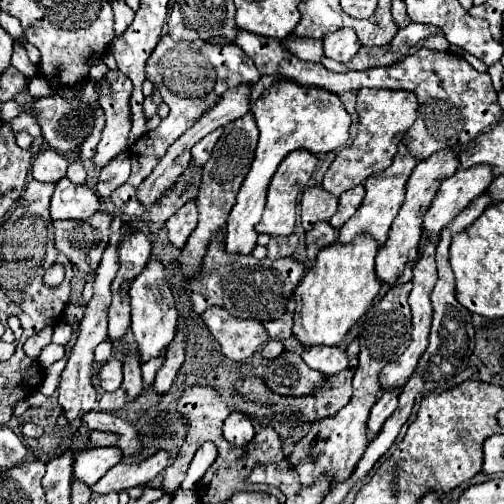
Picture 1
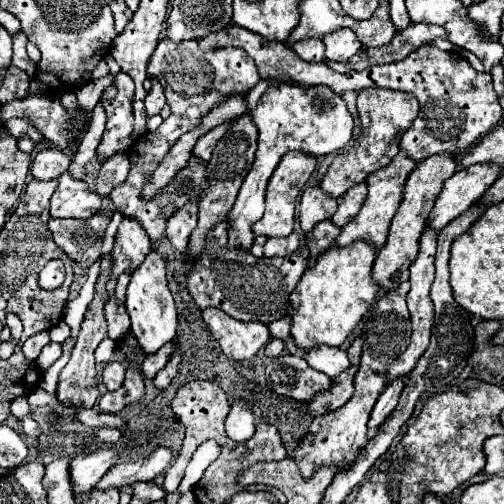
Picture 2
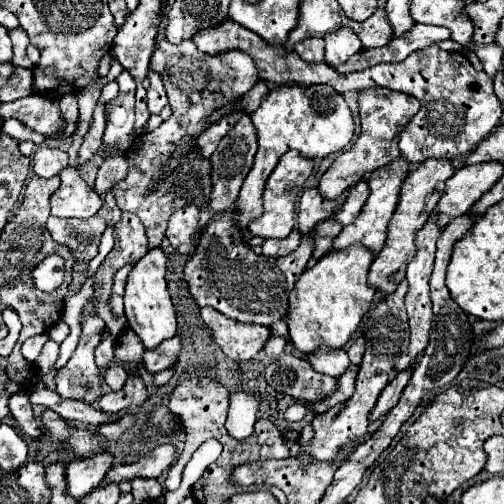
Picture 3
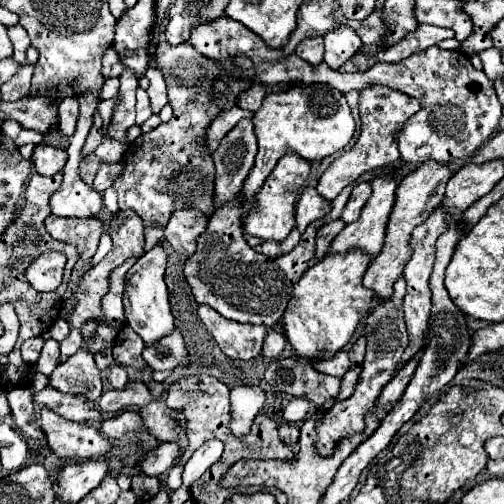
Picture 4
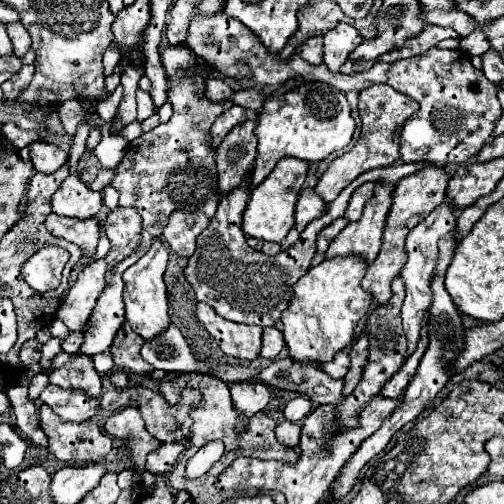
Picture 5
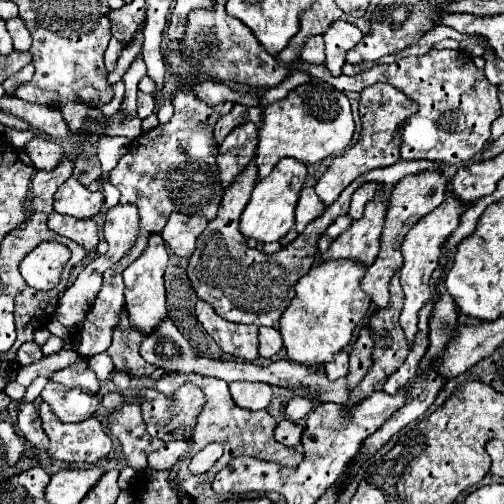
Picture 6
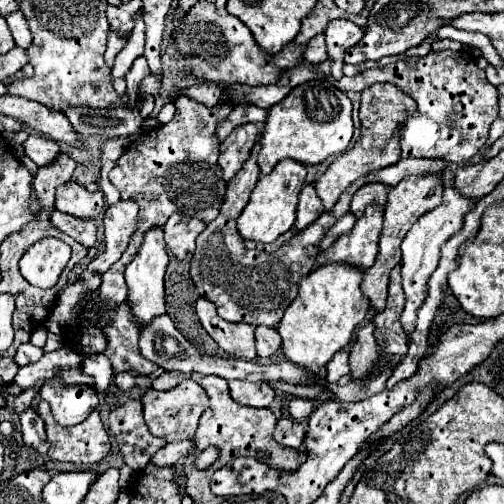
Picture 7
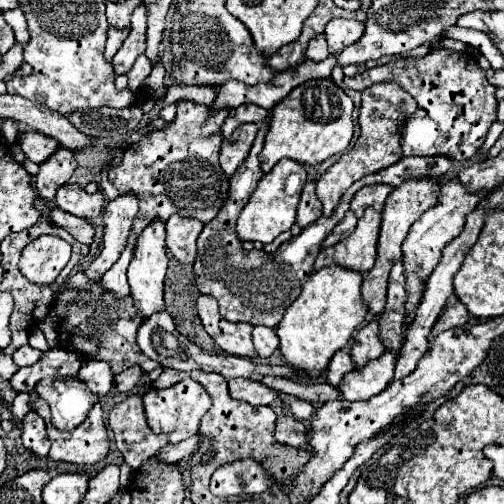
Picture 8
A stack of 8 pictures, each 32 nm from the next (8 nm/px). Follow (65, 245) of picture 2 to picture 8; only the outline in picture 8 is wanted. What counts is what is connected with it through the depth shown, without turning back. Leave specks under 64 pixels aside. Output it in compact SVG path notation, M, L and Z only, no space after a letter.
M52 208L50 210L50 220L54 226L64 228L68 234L72 234L78 242L90 246L94 242L94 224L90 220L80 220L60 208Z

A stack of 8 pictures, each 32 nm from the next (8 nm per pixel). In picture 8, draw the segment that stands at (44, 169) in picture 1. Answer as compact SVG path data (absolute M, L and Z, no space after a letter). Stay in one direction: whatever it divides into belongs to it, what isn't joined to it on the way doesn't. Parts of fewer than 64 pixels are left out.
M24 132L24 138L20 140L20 148L26 154L26 158L30 158L36 164L44 164L44 160L48 160L52 152L56 152L56 146L56 140L38 132Z

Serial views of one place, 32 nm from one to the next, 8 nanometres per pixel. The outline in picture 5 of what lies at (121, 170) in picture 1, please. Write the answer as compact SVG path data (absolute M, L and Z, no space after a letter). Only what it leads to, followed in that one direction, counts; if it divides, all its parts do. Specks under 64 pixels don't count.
M102 168L102 170L98 172L98 176L96 176L96 180L90 184L90 188L102 192L102 190L112 182L112 178L114 178L114 170L112 170L112 168Z

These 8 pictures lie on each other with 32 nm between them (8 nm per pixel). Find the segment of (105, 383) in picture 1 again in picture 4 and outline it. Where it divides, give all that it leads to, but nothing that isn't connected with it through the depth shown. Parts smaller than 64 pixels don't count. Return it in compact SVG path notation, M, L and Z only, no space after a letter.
M114 364L114 366L108 370L106 380L108 380L108 384L110 384L114 390L122 390L122 388L126 386L126 382L128 382L128 374L126 374L126 370L124 370L122 366Z

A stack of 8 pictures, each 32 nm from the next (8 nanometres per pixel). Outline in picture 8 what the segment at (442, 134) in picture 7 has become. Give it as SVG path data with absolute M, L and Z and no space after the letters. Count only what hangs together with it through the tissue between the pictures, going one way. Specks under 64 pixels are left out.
M430 50L424 58L400 58L396 62L370 68L362 74L356 74L354 78L342 80L338 86L342 90L364 90L376 82L396 82L402 90L406 90L414 100L418 109L412 118L408 118L406 128L402 132L402 156L452 156L452 160L468 160L472 158L480 146L484 144L484 138L488 134L490 124L496 120L496 88L486 80L486 72L478 66L474 54L468 52L454 52L454 50Z

